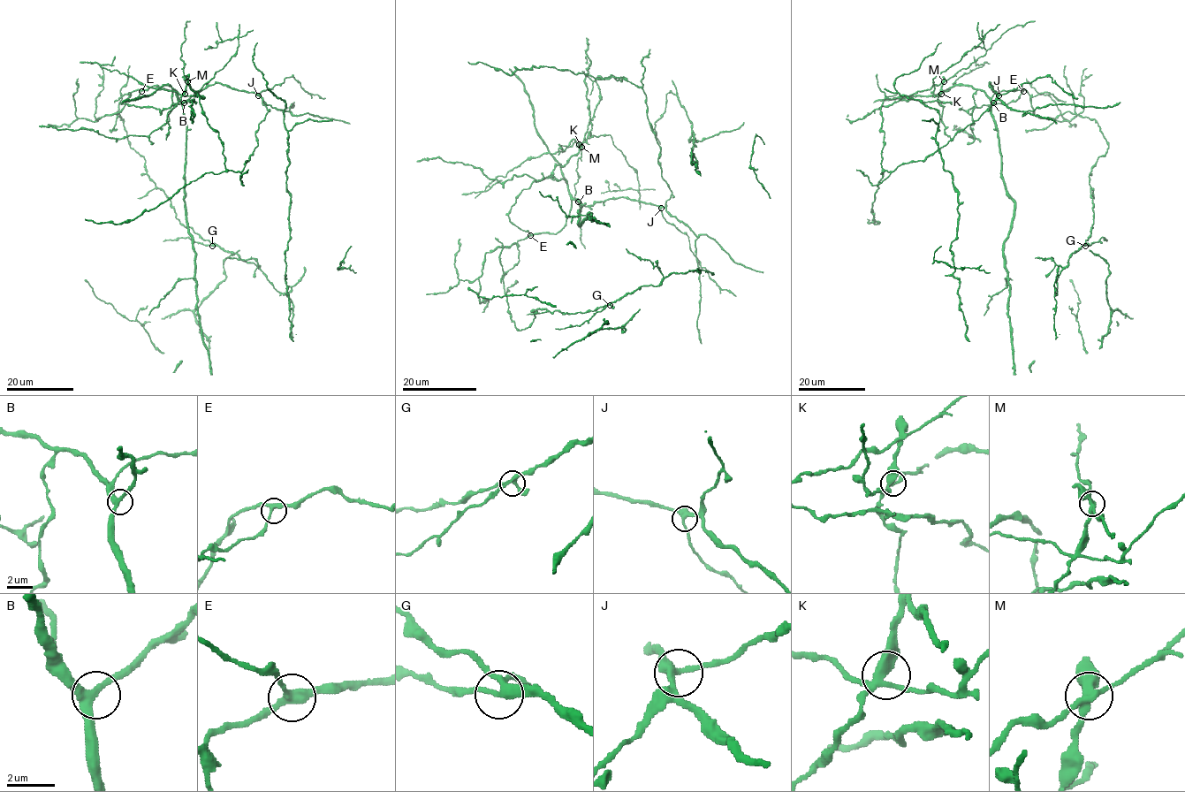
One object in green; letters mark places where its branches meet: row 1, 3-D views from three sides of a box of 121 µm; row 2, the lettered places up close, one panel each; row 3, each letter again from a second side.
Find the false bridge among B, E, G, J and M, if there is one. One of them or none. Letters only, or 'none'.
M

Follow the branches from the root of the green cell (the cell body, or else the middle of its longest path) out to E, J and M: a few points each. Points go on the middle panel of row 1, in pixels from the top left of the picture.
E: (503, 275), (519, 261), (517, 241), (530, 235)
J: (503, 275), (519, 261), (517, 241), (556, 234), (573, 200), (593, 205), (626, 197), (661, 208)
M: (503, 275), (519, 261), (520, 239), (556, 234), (564, 225), (572, 195), (552, 155), (574, 142), (581, 147)

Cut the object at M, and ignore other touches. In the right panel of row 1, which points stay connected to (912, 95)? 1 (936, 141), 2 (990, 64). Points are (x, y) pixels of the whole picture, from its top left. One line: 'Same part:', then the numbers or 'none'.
Same part: 1

